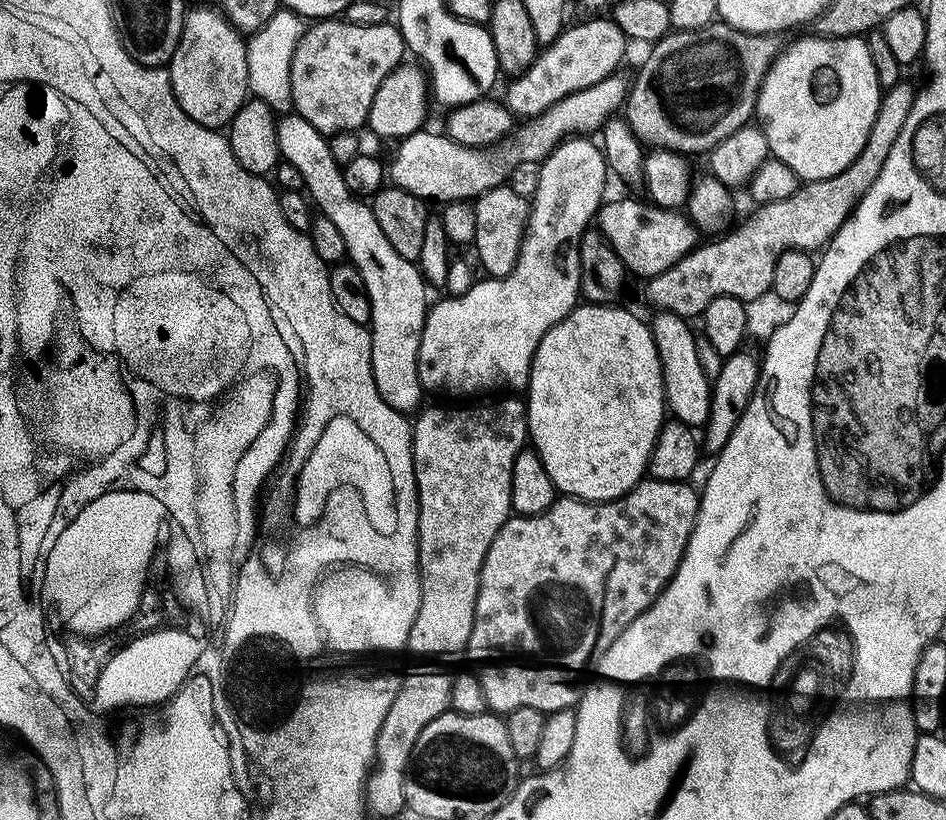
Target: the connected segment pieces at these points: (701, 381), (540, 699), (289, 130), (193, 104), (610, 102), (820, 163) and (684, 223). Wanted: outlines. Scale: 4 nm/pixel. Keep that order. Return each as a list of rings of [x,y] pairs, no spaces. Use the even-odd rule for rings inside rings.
[[[657,311],[655,315],[656,317],[650,320],[650,327],[662,366],[667,411],[683,424],[702,426],[708,421],[710,414],[712,385],[702,362],[698,362],[697,333],[692,333],[692,328],[688,325],[691,323],[685,317],[662,311]]]
[[[645,478],[635,484],[626,495],[617,500],[578,500],[574,496],[561,495],[542,514],[533,516],[509,516],[508,521],[494,534],[494,542],[490,542],[490,550],[486,550],[486,558],[482,562],[482,574],[478,586],[476,599],[476,617],[472,633],[468,639],[466,660],[469,660],[476,677],[482,684],[482,694],[486,694],[489,709],[496,714],[507,714],[518,710],[522,706],[531,706],[533,710],[549,714],[552,712],[575,709],[584,697],[584,690],[593,679],[596,665],[599,664],[602,654],[610,650],[610,646],[660,596],[660,592],[670,582],[680,565],[682,554],[686,550],[686,542],[696,525],[696,515],[700,509],[700,492],[691,488],[691,483],[679,480],[666,482]]]
[[[284,114],[277,119],[276,137],[282,160],[302,174],[307,195],[319,215],[330,218],[330,222],[338,226],[338,234],[342,234],[342,242],[346,242],[347,259],[362,274],[362,282],[366,282],[372,311],[372,373],[378,394],[382,394],[394,411],[415,413],[422,404],[418,346],[430,307],[430,288],[423,274],[413,261],[402,258],[402,254],[390,246],[386,234],[382,234],[382,226],[378,226],[378,218],[374,218],[371,203],[347,188],[343,167],[336,162],[329,137],[310,126],[306,118],[295,114]]]
[[[215,7],[196,8],[184,17],[184,29],[180,35],[178,46],[172,55],[172,63],[167,65],[168,77],[172,79],[172,93],[182,106],[182,110],[194,122],[203,128],[223,129],[232,123],[234,114],[249,99],[248,75],[246,74],[246,50],[248,49],[245,37],[232,26],[232,21],[223,12]]]
[[[615,72],[594,86],[567,95],[540,115],[523,121],[513,139],[501,139],[496,145],[468,147],[454,142],[445,133],[428,132],[429,129],[426,128],[405,136],[397,143],[392,160],[389,159],[386,170],[389,183],[420,199],[428,202],[438,200],[440,204],[458,200],[471,201],[485,192],[499,189],[509,172],[518,164],[539,163],[561,140],[599,131],[605,121],[625,103],[628,80],[620,75],[621,73]]]
[[[809,34],[787,45],[770,65],[760,84],[754,116],[764,120],[762,129],[775,159],[786,162],[801,181],[821,180],[846,170],[858,158],[881,95],[867,39]]]
[[[628,198],[632,200],[611,200],[605,199],[601,203],[600,211],[596,213],[594,220],[598,225],[598,231],[607,238],[608,244],[618,254],[618,258],[624,263],[625,269],[636,276],[651,278],[670,270],[679,260],[687,256],[693,248],[697,247],[698,229],[683,211],[673,210],[671,208],[657,207],[652,202],[638,200],[640,198]]]

